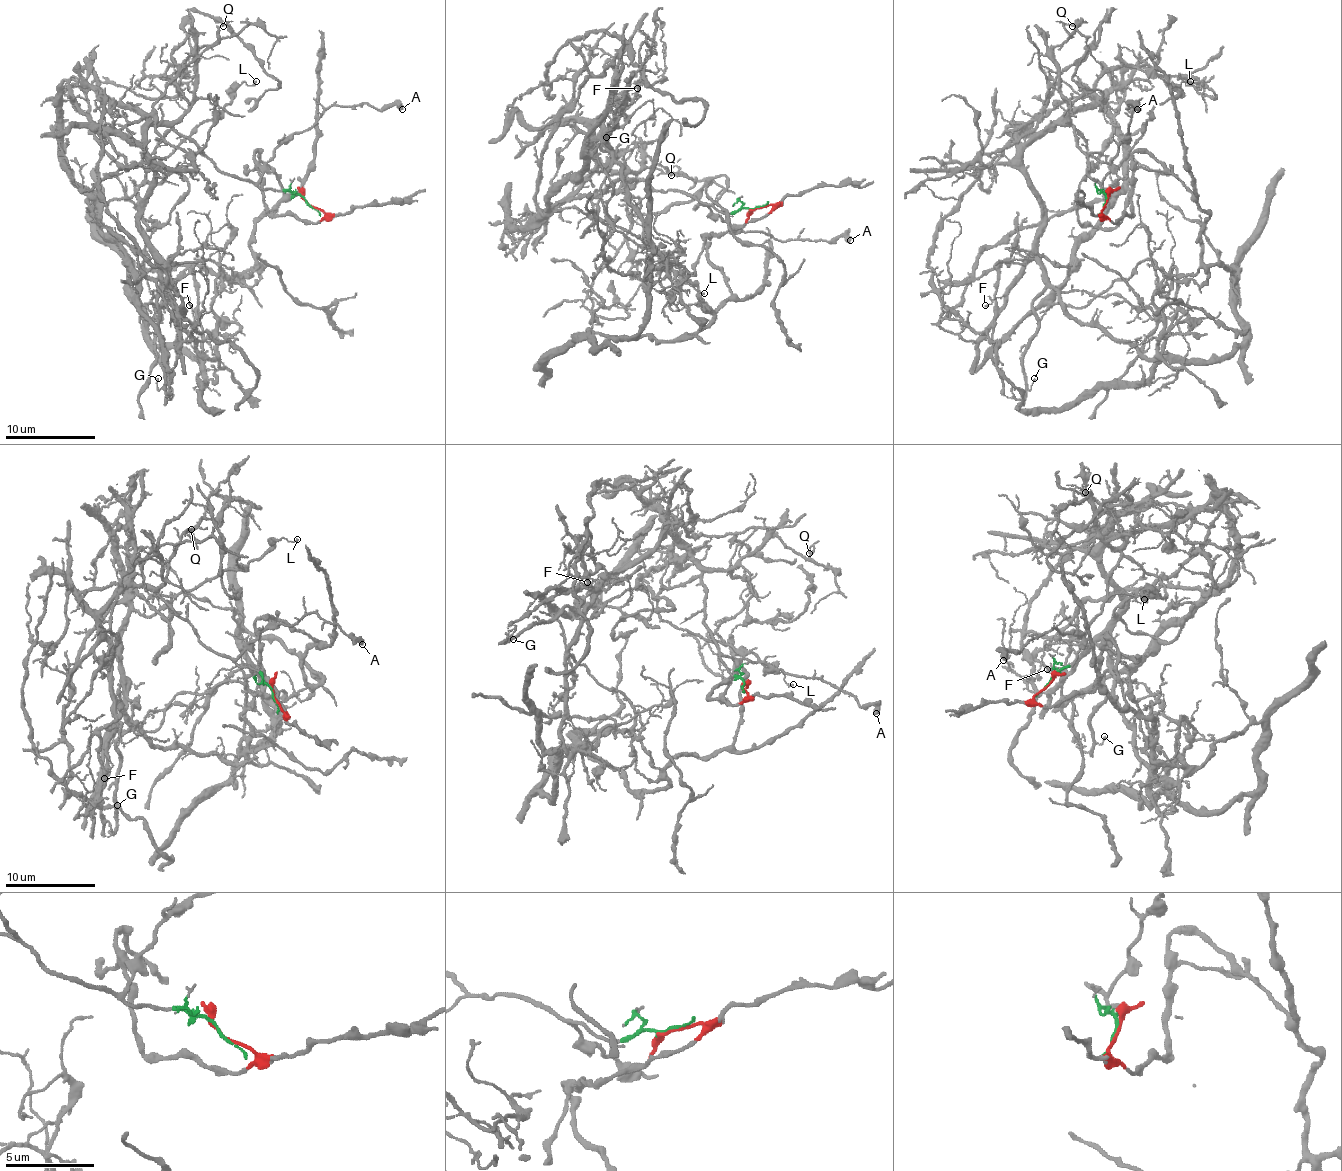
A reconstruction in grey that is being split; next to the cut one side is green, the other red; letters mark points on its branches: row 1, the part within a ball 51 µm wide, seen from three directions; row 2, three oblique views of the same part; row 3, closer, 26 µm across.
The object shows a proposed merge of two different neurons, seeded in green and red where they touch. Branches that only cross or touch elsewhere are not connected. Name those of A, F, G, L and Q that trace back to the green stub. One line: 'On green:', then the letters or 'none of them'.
On green: A, F, G, L, Q

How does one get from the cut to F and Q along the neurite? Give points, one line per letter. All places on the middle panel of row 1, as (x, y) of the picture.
F: (756, 208), (720, 212), (655, 192), (598, 158), (594, 126), (587, 144), (616, 124), (637, 88)
Q: (756, 208), (720, 212), (621, 176), (634, 174), (646, 156), (677, 171), (675, 165), (671, 176)

